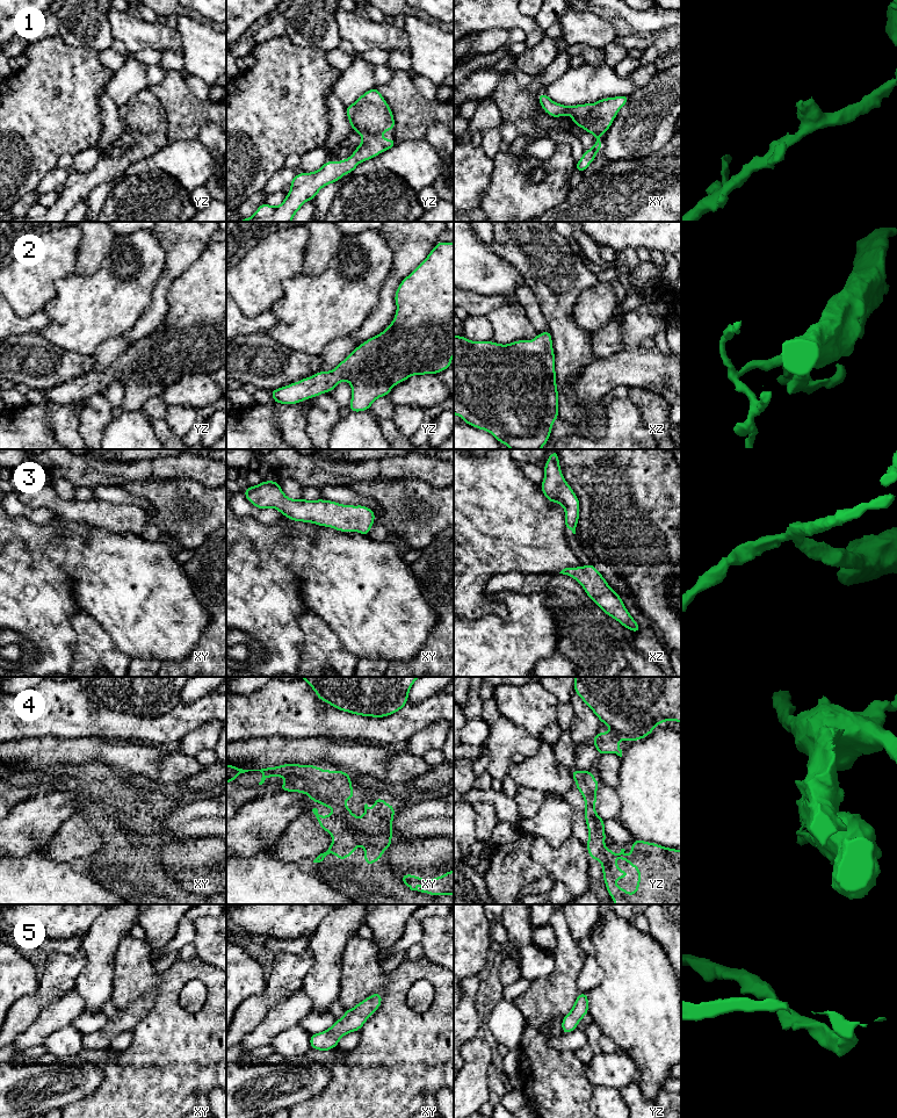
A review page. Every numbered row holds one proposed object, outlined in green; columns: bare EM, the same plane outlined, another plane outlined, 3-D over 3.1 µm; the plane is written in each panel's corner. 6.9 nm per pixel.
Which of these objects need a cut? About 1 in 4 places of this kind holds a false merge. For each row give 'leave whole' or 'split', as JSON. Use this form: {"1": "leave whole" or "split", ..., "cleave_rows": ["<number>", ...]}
{"1": "leave whole", "2": "leave whole", "3": "leave whole", "4": "leave whole", "5": "leave whole", "cleave_rows": []}

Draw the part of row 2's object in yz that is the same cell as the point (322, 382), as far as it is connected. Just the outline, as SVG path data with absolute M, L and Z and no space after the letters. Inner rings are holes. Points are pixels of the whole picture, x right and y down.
M439 241L427 258L398 286L397 311L391 324L379 334L357 346L333 370L318 372L298 382L270 390L274 403L297 404L348 381L353 396L352 412L369 410L379 397L389 396L393 385L413 375L435 375L451 366L454 356L454 243Z

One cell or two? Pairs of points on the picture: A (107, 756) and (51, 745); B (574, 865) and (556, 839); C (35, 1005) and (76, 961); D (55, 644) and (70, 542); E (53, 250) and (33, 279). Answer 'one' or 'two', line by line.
A: one
B: two
C: one
D: one
E: one

